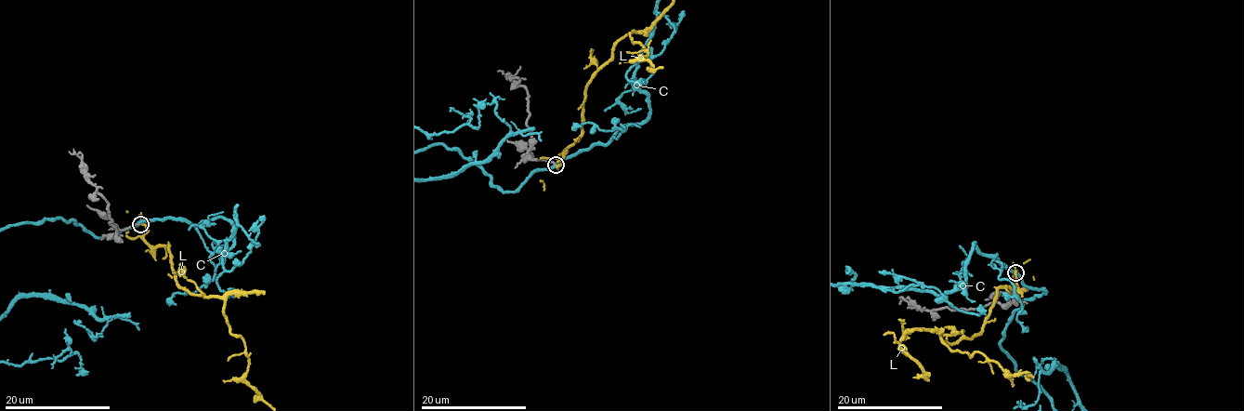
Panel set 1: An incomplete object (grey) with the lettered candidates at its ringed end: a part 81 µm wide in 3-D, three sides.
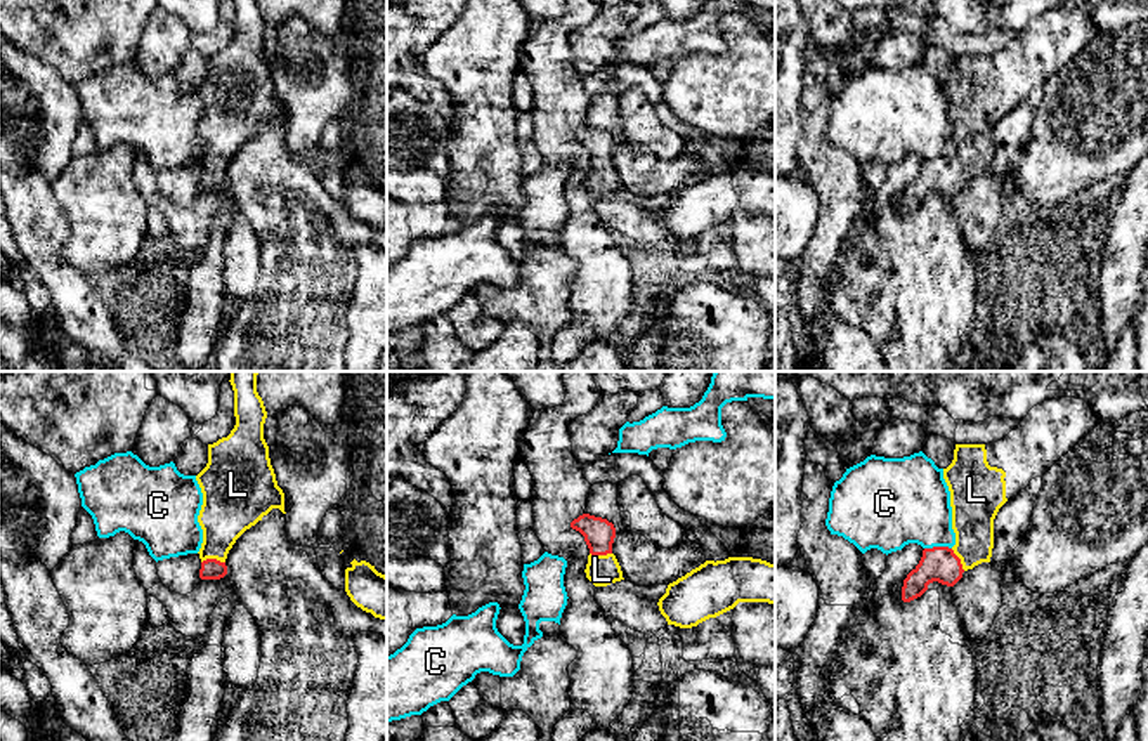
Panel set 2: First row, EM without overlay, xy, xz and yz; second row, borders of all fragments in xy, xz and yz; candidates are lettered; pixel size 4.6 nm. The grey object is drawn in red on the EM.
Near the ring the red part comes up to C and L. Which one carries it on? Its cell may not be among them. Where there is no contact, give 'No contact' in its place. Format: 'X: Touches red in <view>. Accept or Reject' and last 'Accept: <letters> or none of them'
C: Touches red in yz. Reject
L: Touches red in xy. Accept
Accept: L

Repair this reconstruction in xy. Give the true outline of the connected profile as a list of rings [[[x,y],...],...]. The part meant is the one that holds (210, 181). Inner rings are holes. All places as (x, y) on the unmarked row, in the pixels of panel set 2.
[[[257,0],[234,2],[236,36],[227,49],[208,56],[208,75],[196,87],[203,104],[203,116],[198,134],[203,141],[199,160],[201,191],[220,191],[227,186],[225,170],[236,151],[272,120],[284,123],[284,104],[277,97],[274,80],[269,69],[269,57],[264,50],[264,35],[267,23]]]

